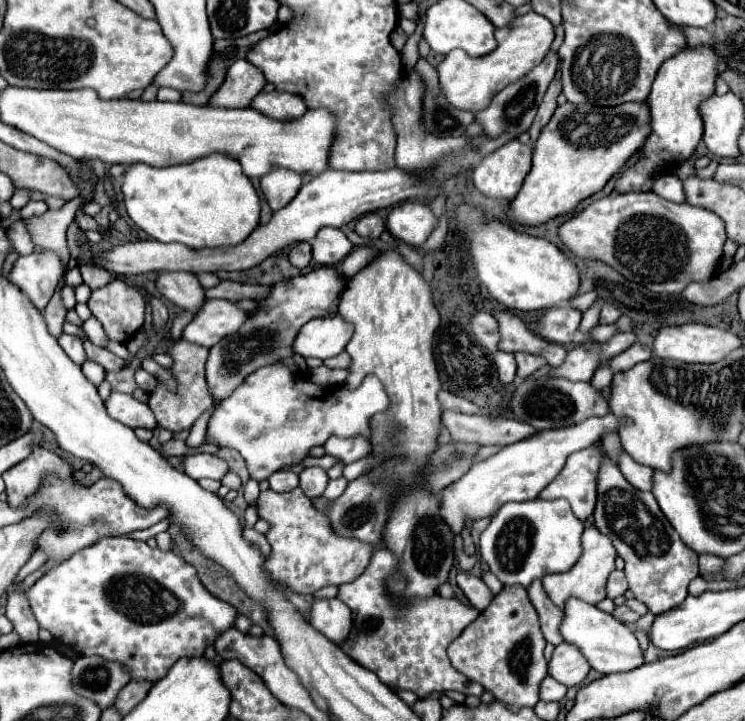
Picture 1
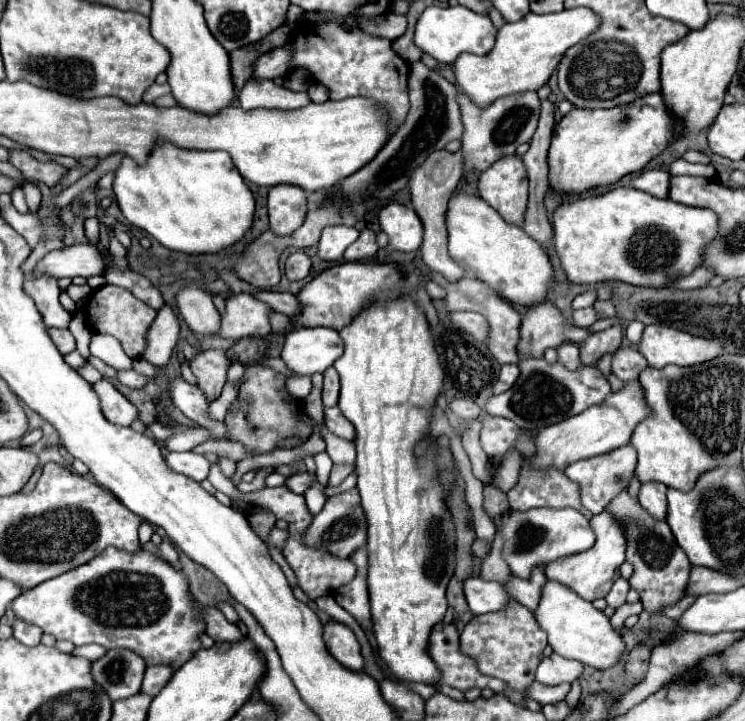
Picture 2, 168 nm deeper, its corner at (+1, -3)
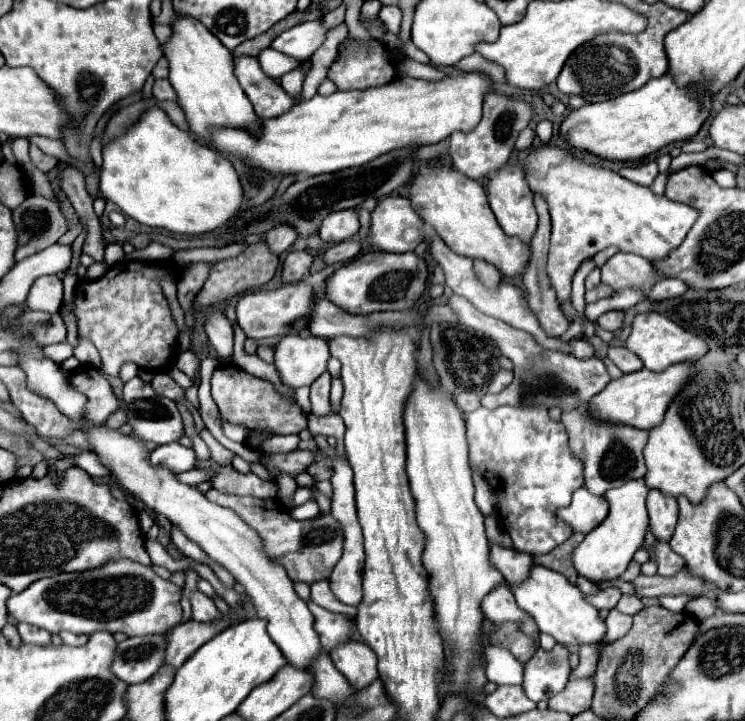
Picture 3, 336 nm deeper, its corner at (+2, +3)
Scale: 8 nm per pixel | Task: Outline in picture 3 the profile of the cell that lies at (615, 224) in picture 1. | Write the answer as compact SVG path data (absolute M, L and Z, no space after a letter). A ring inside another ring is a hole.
M551 144L533 148L523 170L531 192L543 196L549 204L551 248L547 274L561 304L569 302L571 280L583 260L593 258L607 246L617 246L621 252L639 254L647 260L661 260L685 240L699 216L687 204L657 196L647 186L633 184L613 170L587 164L573 152Z

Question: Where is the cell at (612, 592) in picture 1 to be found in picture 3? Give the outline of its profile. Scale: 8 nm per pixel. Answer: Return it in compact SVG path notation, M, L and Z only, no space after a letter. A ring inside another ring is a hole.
M607 588L607 590L599 590L597 594L585 594L585 600L595 606L597 610L611 610L617 606L621 598L621 590L617 588Z

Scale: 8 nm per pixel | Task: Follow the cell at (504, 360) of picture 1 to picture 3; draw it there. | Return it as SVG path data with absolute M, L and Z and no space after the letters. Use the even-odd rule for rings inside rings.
M501 368L501 370L493 376L493 380L491 380L487 392L489 392L489 394L497 394L497 392L501 392L503 388L507 388L511 382L513 382L513 372Z

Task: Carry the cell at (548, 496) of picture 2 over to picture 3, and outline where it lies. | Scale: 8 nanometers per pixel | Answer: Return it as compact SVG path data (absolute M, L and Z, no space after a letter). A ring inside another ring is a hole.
M499 406L495 410L477 408L465 416L469 440L469 464L483 476L497 496L499 518L513 540L513 548L527 554L547 554L571 538L573 528L559 520L557 510L571 504L571 494L583 486L583 460L569 448L565 426L549 418L545 406Z

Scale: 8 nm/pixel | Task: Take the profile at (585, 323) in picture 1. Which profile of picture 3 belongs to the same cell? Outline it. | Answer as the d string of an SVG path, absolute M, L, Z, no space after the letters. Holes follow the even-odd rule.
M619 252L613 258L609 258L601 268L601 282L609 284L613 290L633 286L649 292L651 286L659 280L661 276L653 272L651 262L637 254Z

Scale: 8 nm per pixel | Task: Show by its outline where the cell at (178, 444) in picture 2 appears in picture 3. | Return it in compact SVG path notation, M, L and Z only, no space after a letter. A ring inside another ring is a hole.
M133 378L125 384L121 410L127 414L127 424L133 428L133 436L137 436L141 442L153 442L153 444L161 446L161 444L177 442L183 436L181 414L179 414L175 402L155 394L151 384L143 382L141 378Z

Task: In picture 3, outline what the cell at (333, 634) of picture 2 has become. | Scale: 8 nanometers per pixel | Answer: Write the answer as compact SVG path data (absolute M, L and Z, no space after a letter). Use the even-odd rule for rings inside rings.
M347 642L331 652L331 660L335 668L353 684L355 690L367 688L373 680L377 680L377 656L363 642Z

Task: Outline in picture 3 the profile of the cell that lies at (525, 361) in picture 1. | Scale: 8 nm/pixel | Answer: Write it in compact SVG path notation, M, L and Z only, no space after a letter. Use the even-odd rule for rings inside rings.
M535 196L535 208L537 208L537 214L539 214L539 228L531 240L531 256L529 256L529 262L523 270L523 286L527 290L527 298L529 298L529 306L531 310L535 312L535 316L539 318L543 330L549 334L549 336L563 336L569 328L569 322L567 318L563 316L561 312L561 306L555 298L555 292L553 292L553 286L549 284L549 276L547 276L547 250L549 250L549 236L551 236L551 220L549 220L549 210L547 210L547 204L545 200L541 200L541 196Z

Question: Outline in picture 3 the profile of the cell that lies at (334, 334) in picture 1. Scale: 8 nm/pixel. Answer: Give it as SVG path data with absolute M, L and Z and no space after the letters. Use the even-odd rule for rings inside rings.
M285 336L275 346L275 368L281 384L287 388L311 386L325 370L329 360L329 346L317 336Z

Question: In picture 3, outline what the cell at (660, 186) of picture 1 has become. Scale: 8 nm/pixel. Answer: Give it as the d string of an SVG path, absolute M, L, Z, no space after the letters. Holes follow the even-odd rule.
M647 162L647 164L639 164L639 166L631 166L631 168L621 168L619 174L635 184L641 186L651 186L651 182L657 178L659 170L655 162Z

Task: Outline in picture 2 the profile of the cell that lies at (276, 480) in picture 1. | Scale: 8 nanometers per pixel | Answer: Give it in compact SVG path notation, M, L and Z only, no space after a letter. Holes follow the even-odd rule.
M298 472L298 474L290 476L290 478L286 478L286 488L292 490L294 494L304 494L306 488L310 488L310 482L312 482L310 474L306 474L306 472Z

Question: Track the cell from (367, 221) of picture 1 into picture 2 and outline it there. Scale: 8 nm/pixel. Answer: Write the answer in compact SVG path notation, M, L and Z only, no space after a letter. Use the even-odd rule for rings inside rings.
M364 228L358 236L358 240L346 250L344 260L368 260L378 252L376 234L370 228Z

